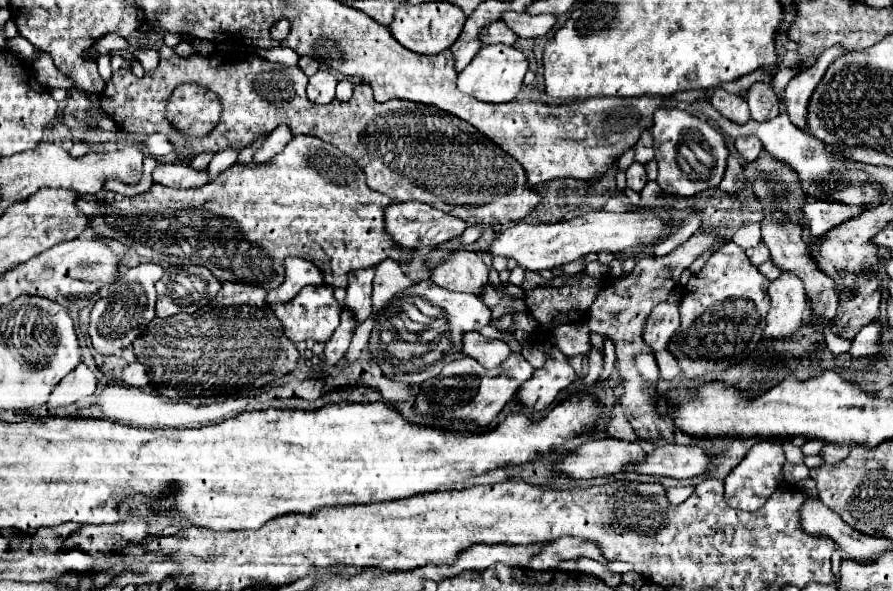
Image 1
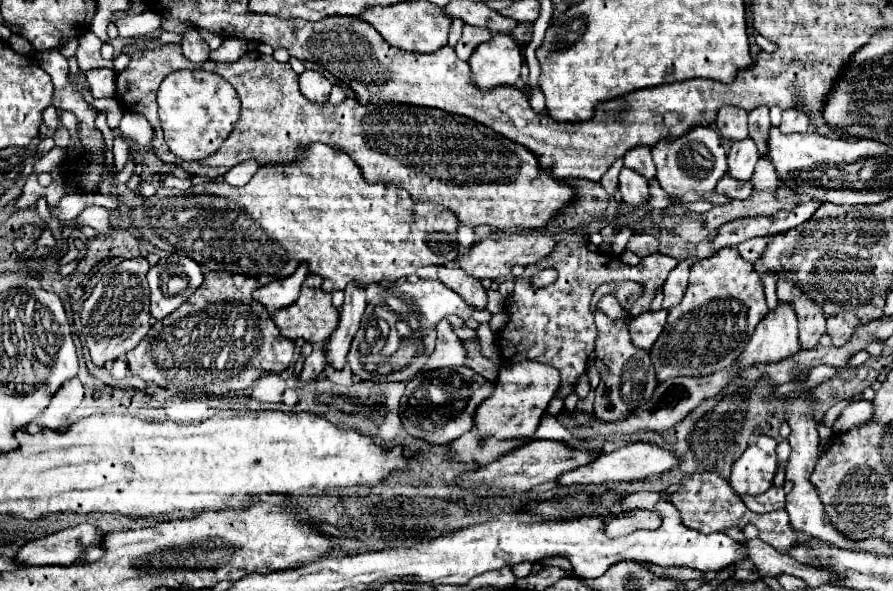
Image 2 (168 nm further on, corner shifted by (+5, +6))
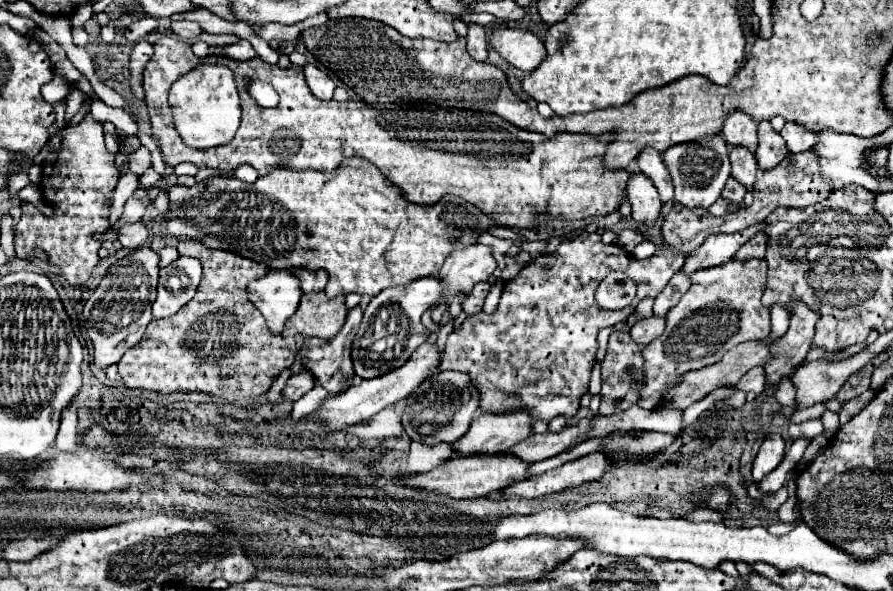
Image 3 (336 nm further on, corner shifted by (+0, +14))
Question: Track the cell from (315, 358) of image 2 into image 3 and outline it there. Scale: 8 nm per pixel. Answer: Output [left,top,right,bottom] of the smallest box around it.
[283,370,315,402]

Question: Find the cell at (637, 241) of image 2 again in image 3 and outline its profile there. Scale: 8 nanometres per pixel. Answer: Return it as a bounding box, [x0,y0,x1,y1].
[617,230,643,252]

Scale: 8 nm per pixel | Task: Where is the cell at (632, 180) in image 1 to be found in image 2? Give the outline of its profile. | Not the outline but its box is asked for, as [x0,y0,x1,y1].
[620,168,648,208]

